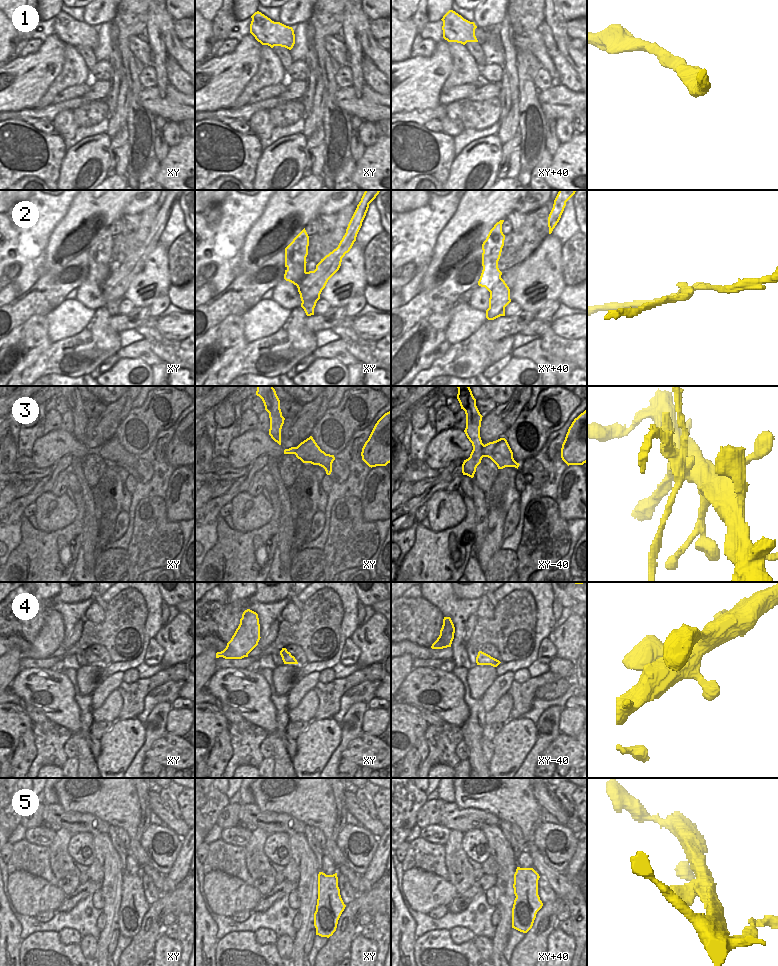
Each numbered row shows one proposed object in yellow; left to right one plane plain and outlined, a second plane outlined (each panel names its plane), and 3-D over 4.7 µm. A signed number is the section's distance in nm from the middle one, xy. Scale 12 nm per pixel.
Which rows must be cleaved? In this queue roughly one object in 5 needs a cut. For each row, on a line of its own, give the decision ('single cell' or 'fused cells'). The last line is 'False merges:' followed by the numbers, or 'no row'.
1: single cell
2: fused cells
3: fused cells
4: single cell
5: single cell
False merges: 2, 3

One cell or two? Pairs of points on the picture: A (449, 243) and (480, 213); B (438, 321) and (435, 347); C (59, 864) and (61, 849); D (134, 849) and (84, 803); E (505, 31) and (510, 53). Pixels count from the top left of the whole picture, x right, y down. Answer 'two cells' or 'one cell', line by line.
A: one cell
B: one cell
C: one cell
D: one cell
E: one cell

